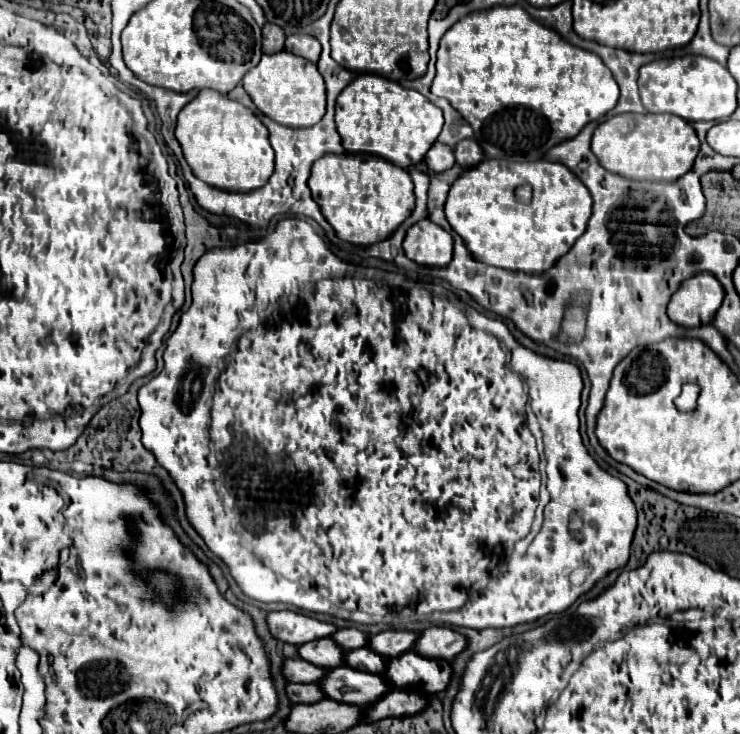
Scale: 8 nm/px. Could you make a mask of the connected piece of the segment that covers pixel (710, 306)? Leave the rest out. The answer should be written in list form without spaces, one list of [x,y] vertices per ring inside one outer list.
[[[708,272],[696,274],[680,284],[668,302],[668,318],[684,328],[710,324],[724,300],[724,288]]]

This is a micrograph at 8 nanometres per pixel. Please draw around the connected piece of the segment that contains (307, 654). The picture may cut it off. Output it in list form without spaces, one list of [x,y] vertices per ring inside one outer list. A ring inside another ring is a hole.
[[[320,638],[302,644],[300,656],[316,666],[324,666],[330,670],[336,666],[344,666],[344,648],[340,648],[332,638]]]

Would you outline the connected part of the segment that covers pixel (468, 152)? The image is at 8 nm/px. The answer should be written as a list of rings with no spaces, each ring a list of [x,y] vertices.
[[[468,138],[468,140],[462,140],[456,148],[454,148],[454,156],[456,156],[456,162],[464,168],[472,168],[474,164],[480,164],[484,160],[484,154],[480,150],[480,146],[476,144],[476,140]]]

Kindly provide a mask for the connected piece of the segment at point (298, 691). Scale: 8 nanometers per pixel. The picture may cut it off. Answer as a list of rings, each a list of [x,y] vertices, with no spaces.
[[[288,684],[286,692],[294,704],[312,704],[324,700],[324,692],[318,684]]]

